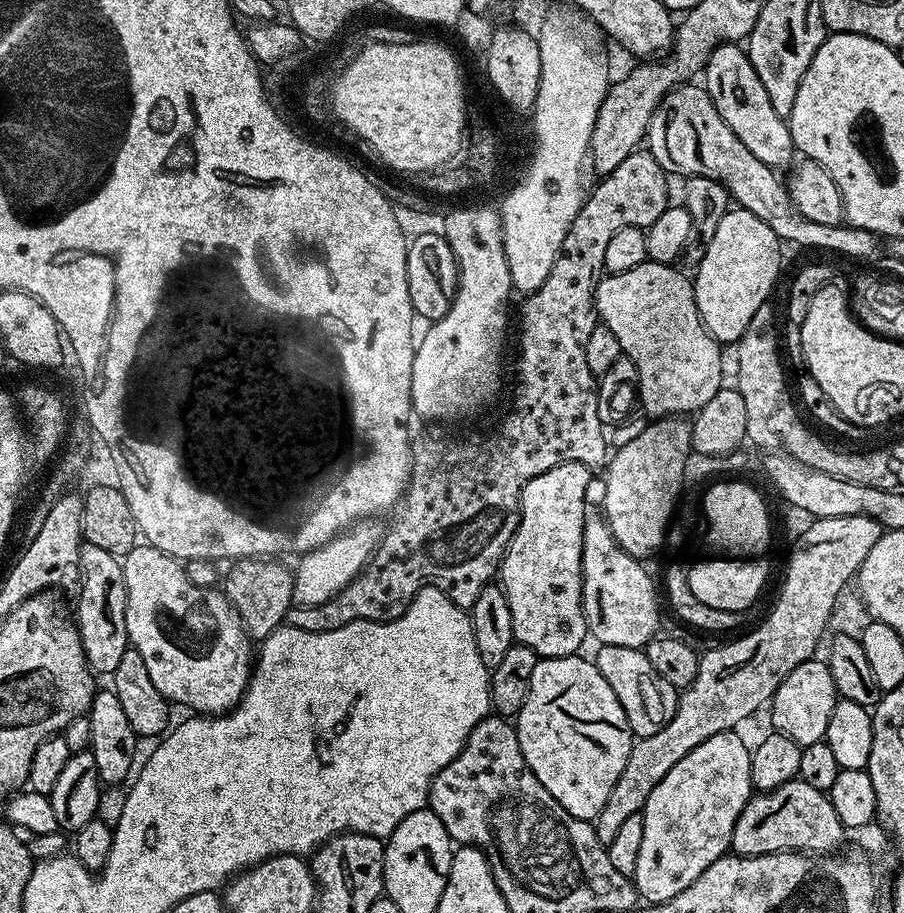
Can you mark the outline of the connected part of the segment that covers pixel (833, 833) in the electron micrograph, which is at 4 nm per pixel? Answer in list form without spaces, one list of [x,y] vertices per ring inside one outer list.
[[[799,778],[786,782],[769,792],[753,795],[747,806],[738,814],[738,822],[734,826],[731,851],[738,856],[761,856],[775,852],[807,852],[809,854],[832,854],[844,840],[846,829],[834,814],[834,806],[828,800],[827,792],[814,790],[814,786],[806,786]]]

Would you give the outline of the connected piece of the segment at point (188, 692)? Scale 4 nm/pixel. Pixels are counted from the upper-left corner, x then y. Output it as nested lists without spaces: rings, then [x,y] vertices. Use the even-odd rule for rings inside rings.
[[[147,542],[137,543],[135,548],[132,548],[123,556],[122,563],[124,566],[124,577],[126,578],[126,594],[128,595],[128,601],[126,602],[128,643],[131,647],[138,650],[138,654],[142,654],[142,658],[146,662],[146,671],[150,673],[150,682],[154,682],[154,686],[163,694],[165,700],[173,705],[185,704],[186,707],[193,708],[191,710],[193,713],[223,714],[232,711],[240,703],[241,698],[244,697],[244,691],[248,688],[248,682],[254,675],[254,641],[244,628],[244,620],[236,612],[235,606],[228,601],[228,597],[224,595],[223,591],[216,588],[194,586],[194,582],[188,580],[187,567],[181,561],[162,550],[152,547]]]

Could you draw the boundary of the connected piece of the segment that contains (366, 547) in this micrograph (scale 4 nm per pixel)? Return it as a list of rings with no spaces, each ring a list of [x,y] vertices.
[[[357,522],[322,547],[303,553],[297,559],[300,561],[294,564],[293,601],[308,610],[314,610],[319,604],[334,599],[367,566],[376,551],[376,545],[380,543],[381,535],[382,528],[376,522]]]

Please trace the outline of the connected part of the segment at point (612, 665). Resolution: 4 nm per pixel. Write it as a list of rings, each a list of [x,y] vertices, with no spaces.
[[[609,644],[599,645],[595,649],[594,663],[596,669],[610,682],[610,690],[618,698],[626,718],[630,722],[630,730],[633,737],[639,738],[658,734],[670,718],[674,718],[676,713],[676,701],[678,699],[678,690],[650,666],[650,658],[647,651],[638,648],[627,648],[626,646],[610,646]]]

